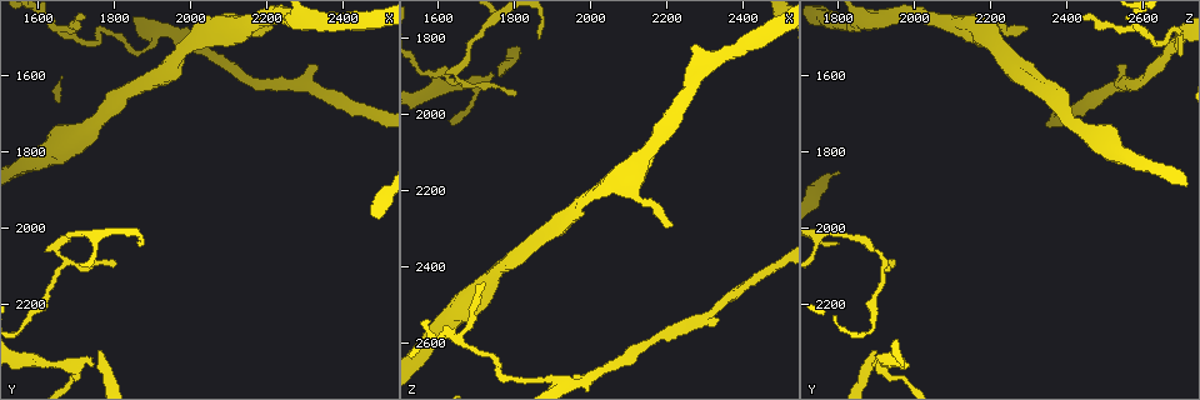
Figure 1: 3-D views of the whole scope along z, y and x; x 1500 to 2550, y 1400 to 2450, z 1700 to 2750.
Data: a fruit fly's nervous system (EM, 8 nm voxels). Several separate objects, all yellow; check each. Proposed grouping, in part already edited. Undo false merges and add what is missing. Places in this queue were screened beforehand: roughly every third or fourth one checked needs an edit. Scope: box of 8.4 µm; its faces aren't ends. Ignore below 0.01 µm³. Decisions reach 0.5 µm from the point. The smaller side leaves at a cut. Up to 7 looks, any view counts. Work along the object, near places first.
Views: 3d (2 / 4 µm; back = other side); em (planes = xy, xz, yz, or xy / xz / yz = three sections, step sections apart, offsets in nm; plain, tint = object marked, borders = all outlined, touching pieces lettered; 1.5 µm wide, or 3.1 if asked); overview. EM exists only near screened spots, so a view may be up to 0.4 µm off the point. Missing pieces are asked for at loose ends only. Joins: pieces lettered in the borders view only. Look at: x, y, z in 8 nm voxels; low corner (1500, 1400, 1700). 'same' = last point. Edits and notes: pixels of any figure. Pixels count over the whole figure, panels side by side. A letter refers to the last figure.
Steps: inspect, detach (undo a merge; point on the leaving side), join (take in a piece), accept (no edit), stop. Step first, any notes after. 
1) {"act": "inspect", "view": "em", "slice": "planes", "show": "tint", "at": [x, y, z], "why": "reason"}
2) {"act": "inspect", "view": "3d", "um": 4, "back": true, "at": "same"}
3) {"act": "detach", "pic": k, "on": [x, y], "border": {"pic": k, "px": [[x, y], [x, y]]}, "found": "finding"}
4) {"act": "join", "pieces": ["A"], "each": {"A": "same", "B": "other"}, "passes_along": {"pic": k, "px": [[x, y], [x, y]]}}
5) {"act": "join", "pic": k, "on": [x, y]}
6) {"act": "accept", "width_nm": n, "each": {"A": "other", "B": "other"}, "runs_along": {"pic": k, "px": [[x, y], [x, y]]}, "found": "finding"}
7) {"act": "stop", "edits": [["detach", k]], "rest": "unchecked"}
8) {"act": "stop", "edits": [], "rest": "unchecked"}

{"act": "inspect", "view": "em", "slice": "planes", "show": "borders", "at": [2340, 1580, 2545]}

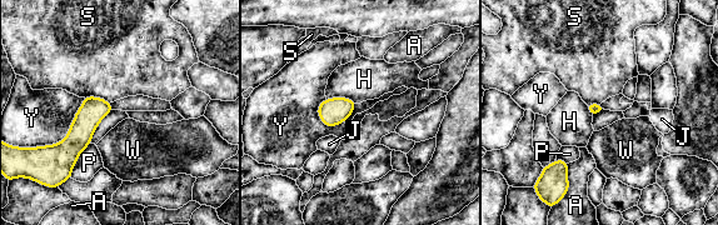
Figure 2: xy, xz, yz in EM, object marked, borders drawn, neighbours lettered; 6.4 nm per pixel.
{"act": "accept", "longest_contact_nm": ["Y", 420], "each": {"A": "other", "H": "other", "J": "other", "P": "other", "S": "other", "W": "other", "Y": "other"}, "border": {"pic": 2, "px": [[84, 96], [99, 96], [109, 103]]}, "found": "none of them fits"}

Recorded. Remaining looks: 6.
{"act": "inspect", "view": "3d", "um": 4, "at": [2220, 1470, 2285]}

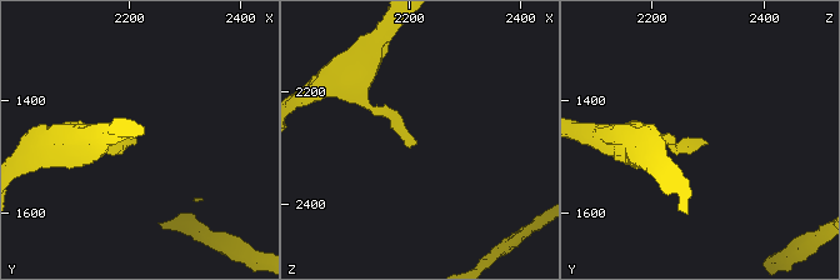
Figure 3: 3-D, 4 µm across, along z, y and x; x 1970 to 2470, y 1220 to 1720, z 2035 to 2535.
{"act": "inspect", "view": "em", "slice": "yz", "step": 8, "show": "tint", "at": [2215, 1475, 2290]}

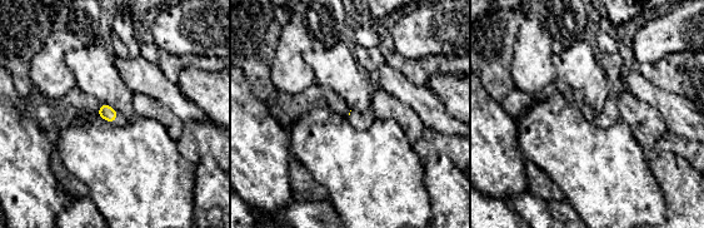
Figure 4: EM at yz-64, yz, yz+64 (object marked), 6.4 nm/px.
{"act": "inspect", "view": "em", "slice": "yz", "step": 8, "show": "borders", "at": "same"}

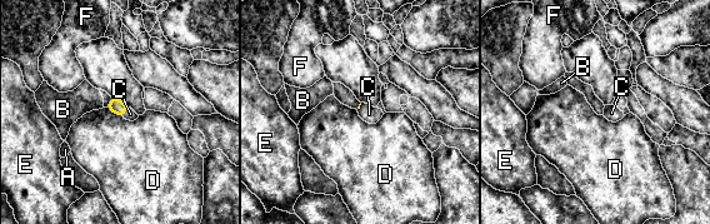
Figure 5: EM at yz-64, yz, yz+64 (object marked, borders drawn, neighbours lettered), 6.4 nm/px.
{"act": "join", "pieces": ["C"], "each": {"A": "other", "B": "other", "C": "same", "D": "other", "E": "other", "F": "other"}, "passes_along": {"pic": 5, "px": [[115, 105], [125, 110], [130, 114]]}, "found": "it goes on there"}

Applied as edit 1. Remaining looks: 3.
{"act": "inspect", "view": "em", "slice": "xy", "step": 8, "show": "tint", "at": [1765, 1480, 2690], "why": "sharp bend"}

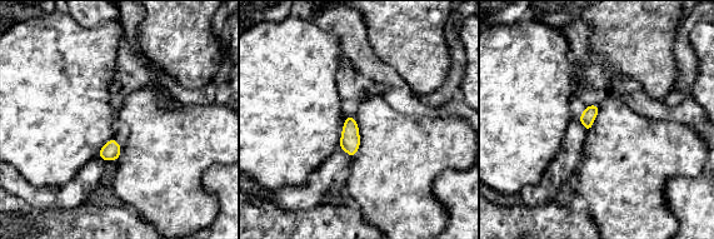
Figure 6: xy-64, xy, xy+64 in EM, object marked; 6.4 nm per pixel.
{"act": "inspect", "view": "em", "slice": "xy", "step": 8, "show": "borders", "at": "same"}

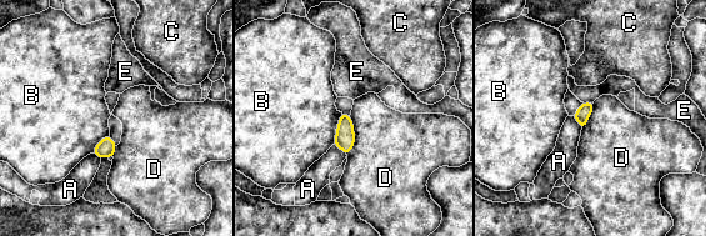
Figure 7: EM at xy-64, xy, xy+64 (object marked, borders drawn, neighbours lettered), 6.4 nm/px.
{"act": "accept", "each": {"A": "other", "B": "other", "C": "other", "D": "other", "E": "other"}, "border": {"pic": 7, "px": [[334, 144], [346, 155]]}, "found": "all the same neuron"}

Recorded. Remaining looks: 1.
{"act": "stop", "edits": [["join", 5]], "rest": "unchecked"}

